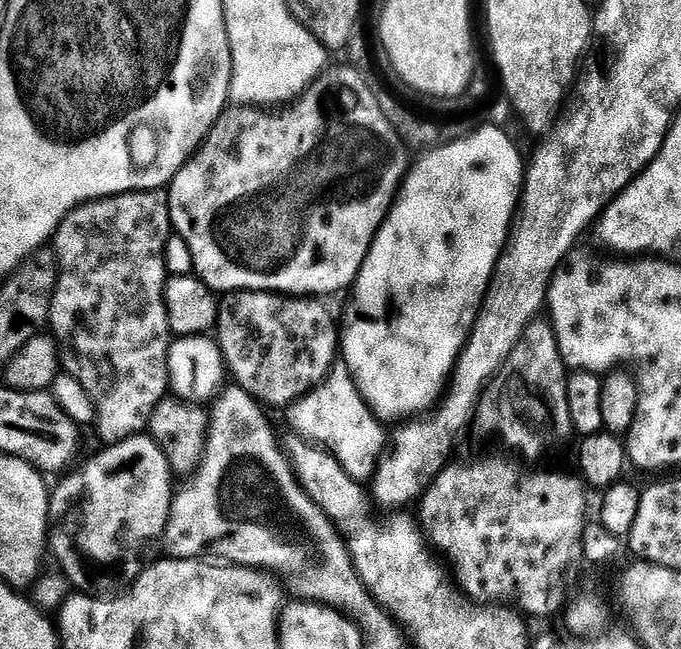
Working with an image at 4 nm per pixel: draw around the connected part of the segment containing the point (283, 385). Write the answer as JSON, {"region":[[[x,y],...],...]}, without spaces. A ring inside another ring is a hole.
{"region":[[[274,292],[227,293],[218,304],[214,336],[224,355],[227,371],[232,371],[232,380],[261,405],[281,410],[323,384],[333,368],[337,367],[340,348],[337,317],[335,320],[331,310],[324,304],[327,303],[320,298],[297,298]]]}

